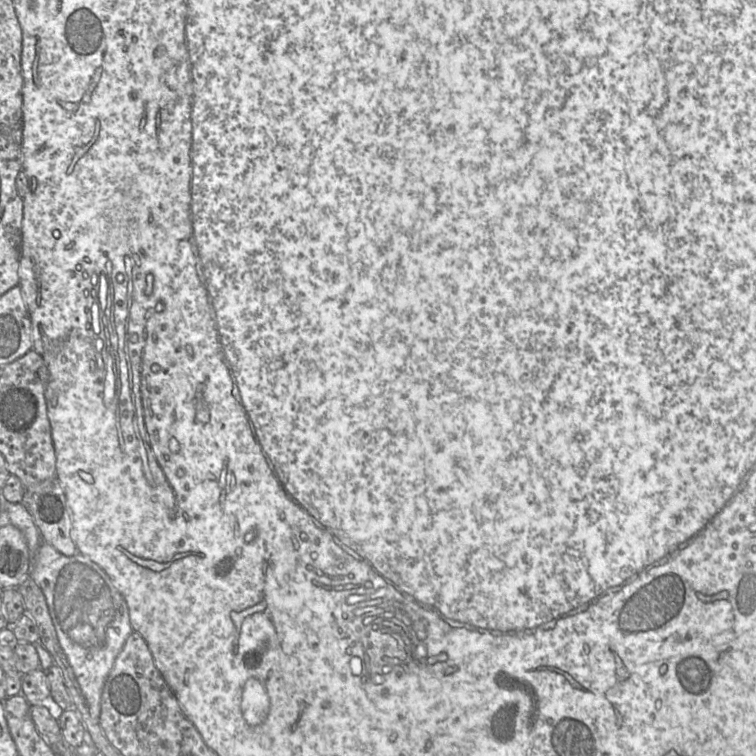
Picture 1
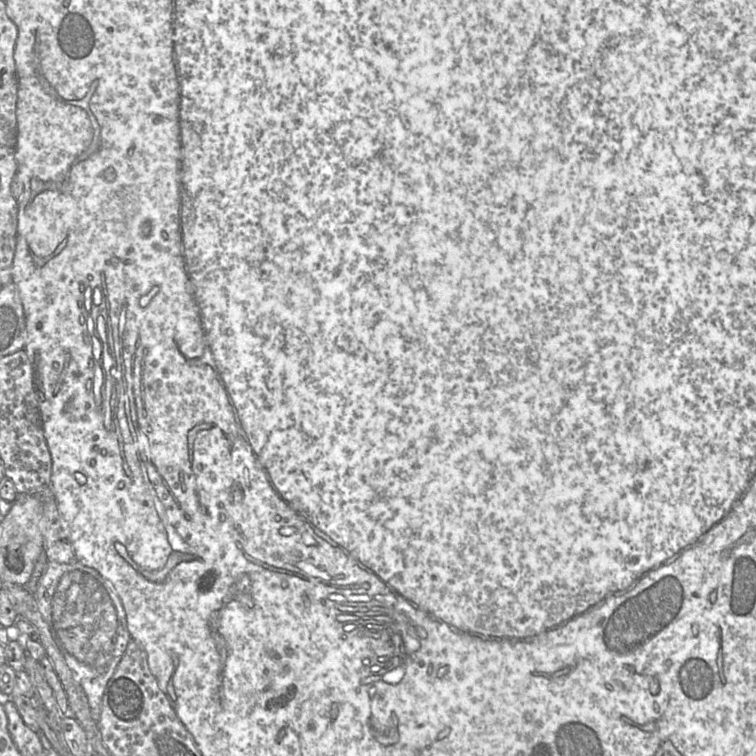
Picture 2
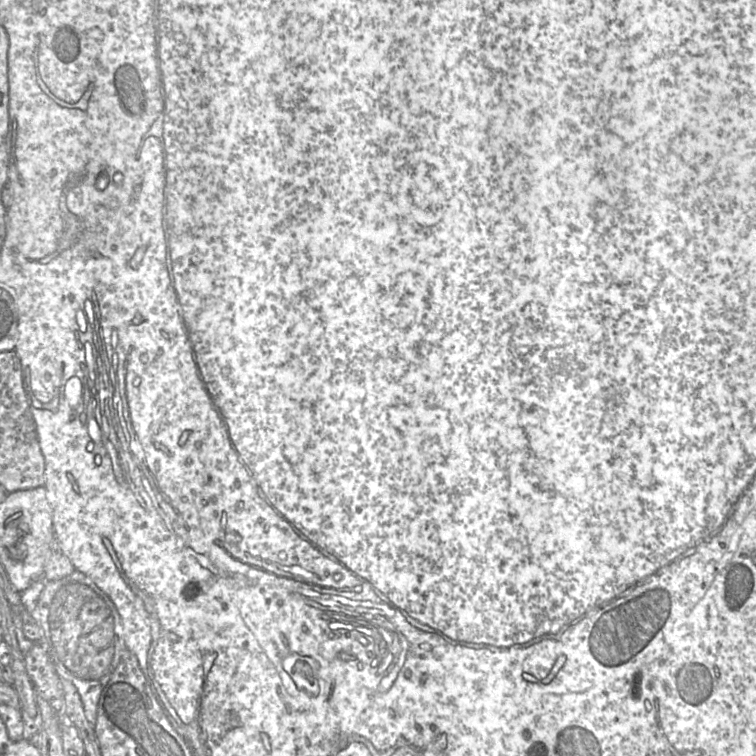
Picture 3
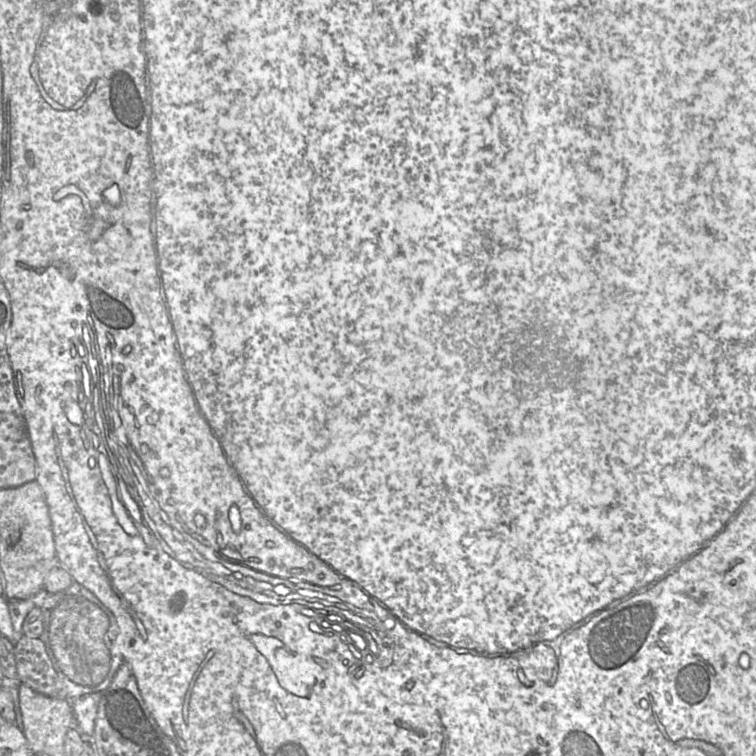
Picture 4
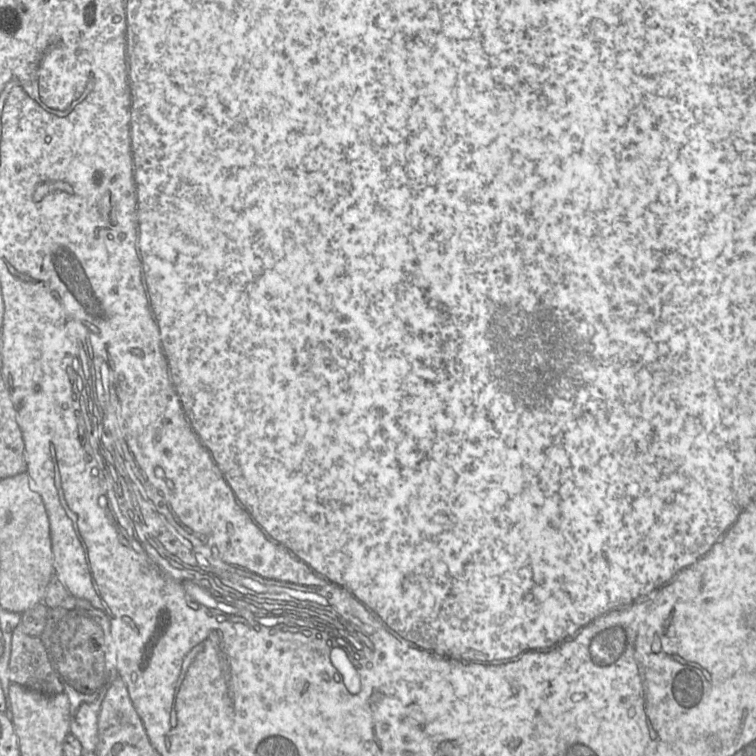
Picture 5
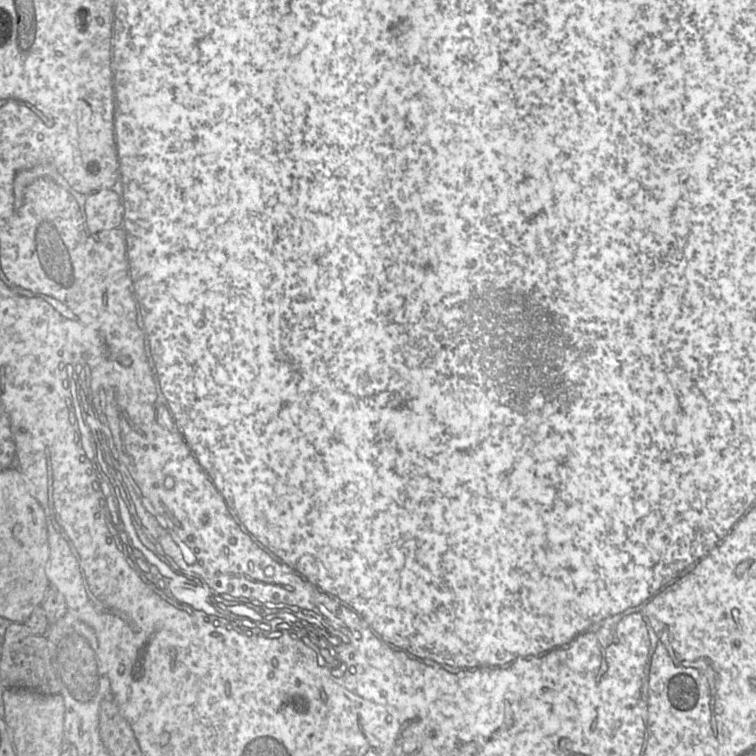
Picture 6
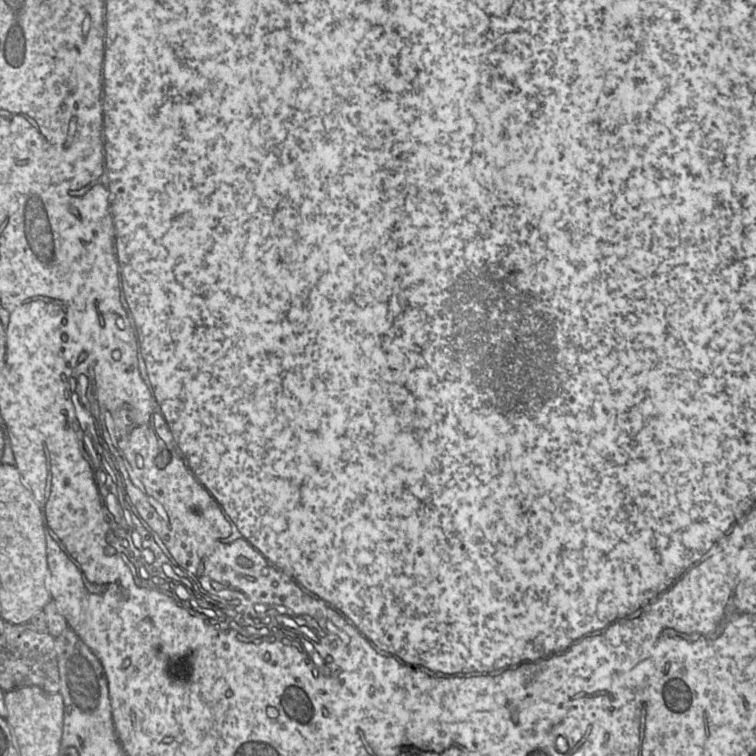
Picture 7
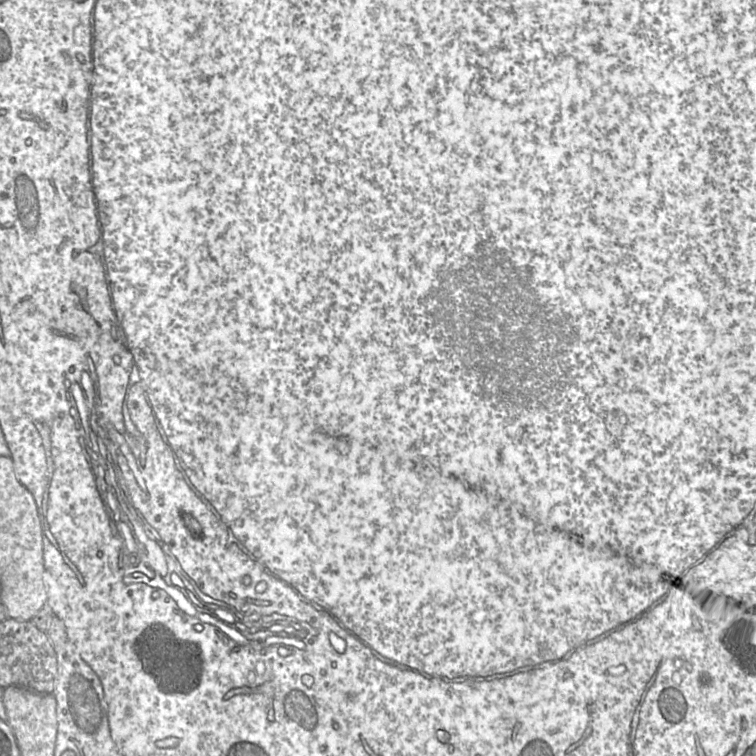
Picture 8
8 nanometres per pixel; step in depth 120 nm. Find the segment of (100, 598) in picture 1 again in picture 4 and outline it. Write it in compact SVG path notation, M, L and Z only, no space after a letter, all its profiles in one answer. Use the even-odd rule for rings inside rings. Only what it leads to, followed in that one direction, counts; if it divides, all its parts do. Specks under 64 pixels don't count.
M73 581L72 585L66 590L55 594L43 593L41 596L27 599L8 600L8 609L14 632L23 633L23 622L35 606L39 606L43 612L43 632L39 638L45 644L53 667L66 688L66 699L73 710L74 726L84 737L93 737L101 697L109 687L120 666L124 663L123 657L119 649L117 649L118 627L116 619L110 608L102 605L91 591Z

